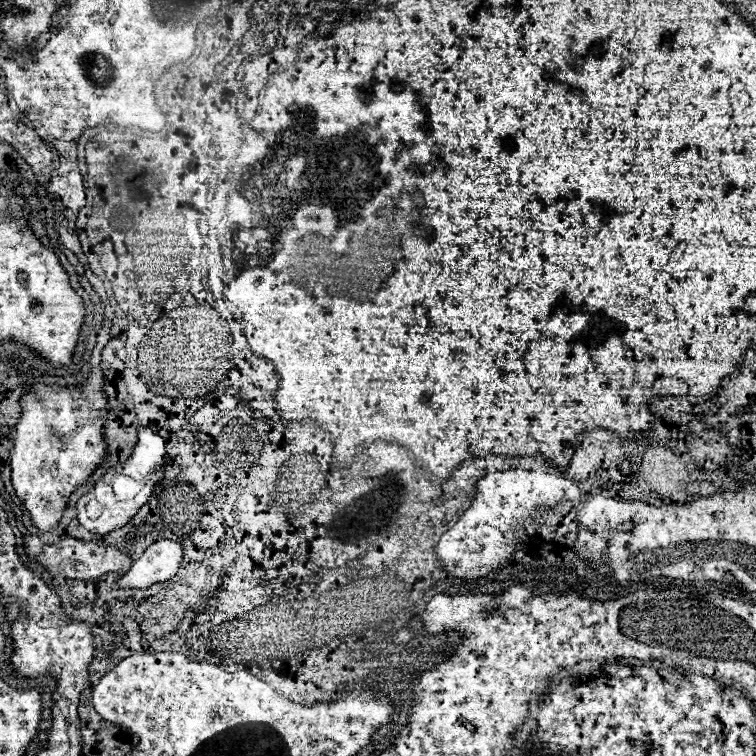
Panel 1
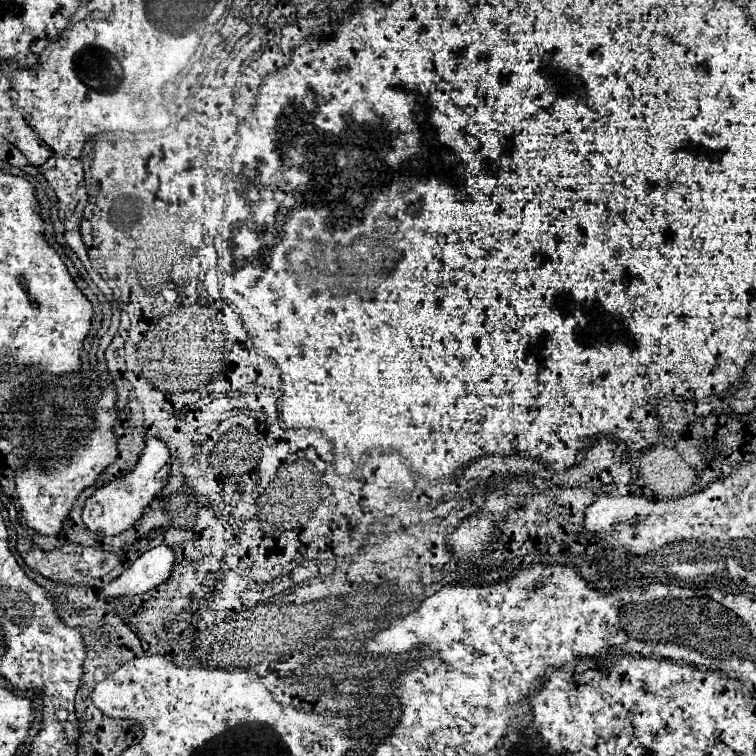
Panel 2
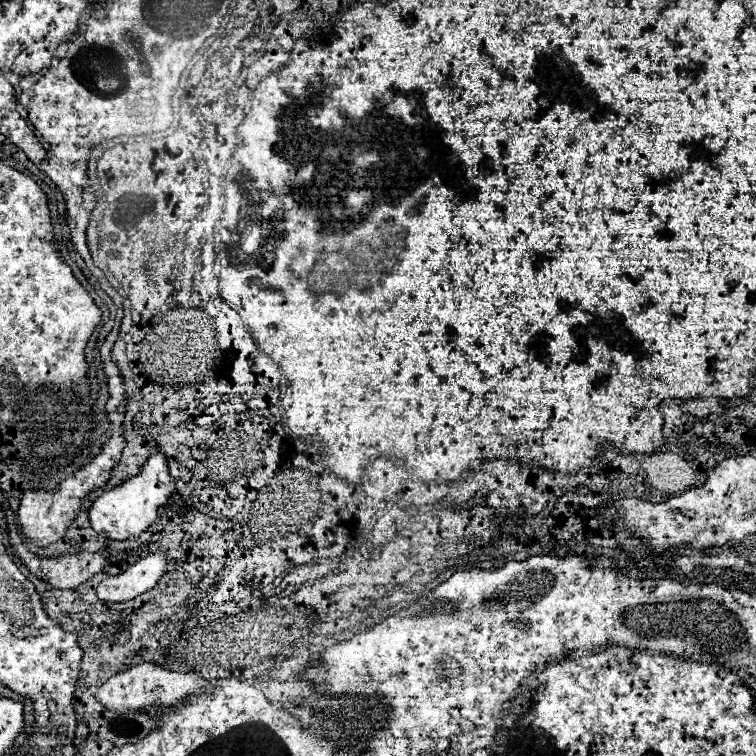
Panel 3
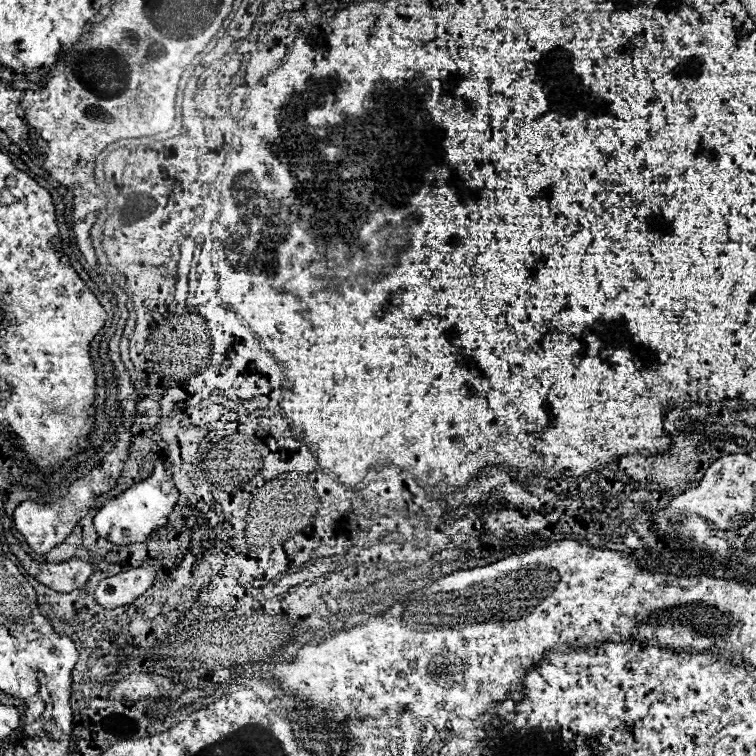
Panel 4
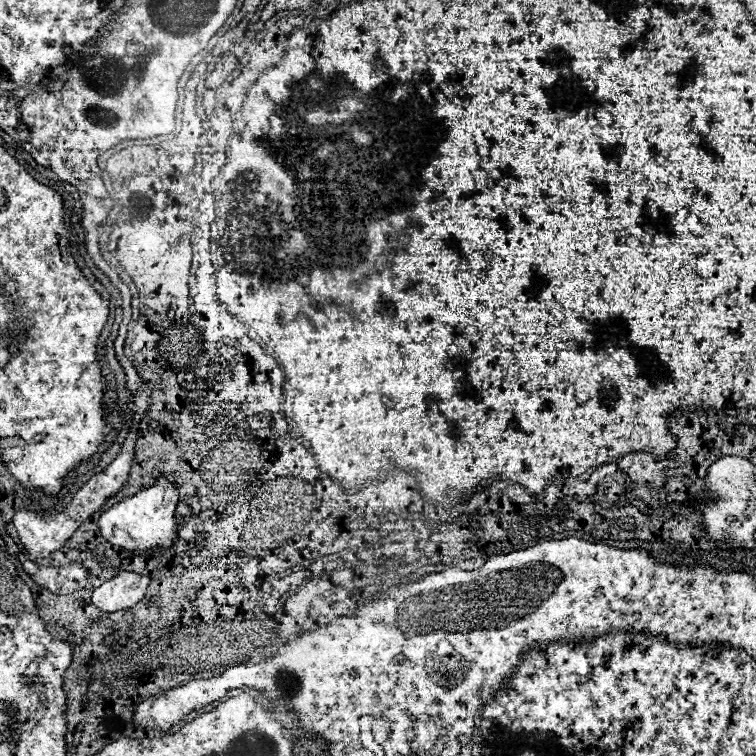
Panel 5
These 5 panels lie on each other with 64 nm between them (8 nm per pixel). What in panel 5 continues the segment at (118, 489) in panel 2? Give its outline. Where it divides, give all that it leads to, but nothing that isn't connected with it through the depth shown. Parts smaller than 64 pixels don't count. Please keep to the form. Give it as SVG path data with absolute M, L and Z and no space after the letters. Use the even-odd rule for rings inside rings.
M160 476L152 486L140 490L138 494L114 504L110 510L106 510L100 520L100 532L102 536L124 550L144 554L152 548L172 548L178 540L178 522L176 522L176 506L178 506L178 490L172 482L168 482L164 476Z

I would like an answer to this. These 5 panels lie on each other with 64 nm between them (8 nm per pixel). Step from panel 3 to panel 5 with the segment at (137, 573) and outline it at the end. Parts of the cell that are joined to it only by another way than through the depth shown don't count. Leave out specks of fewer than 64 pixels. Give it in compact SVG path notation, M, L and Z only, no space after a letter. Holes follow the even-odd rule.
M120 572L112 580L106 580L92 594L92 604L102 612L118 612L136 606L144 596L150 584L148 576L134 572Z

